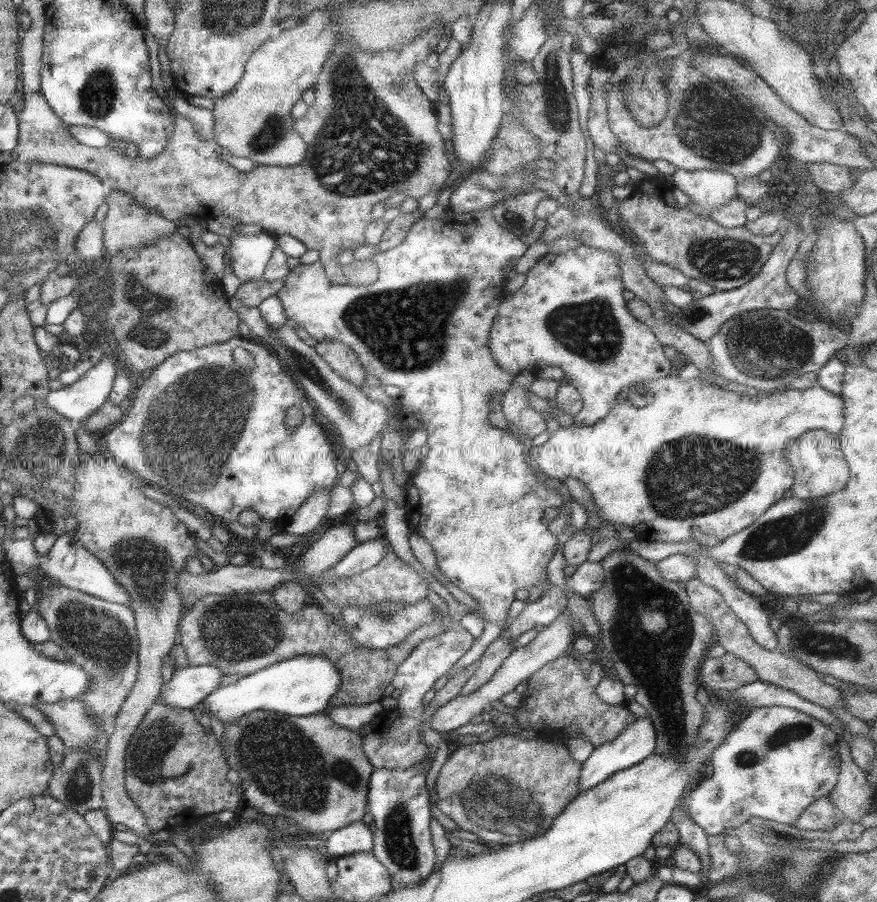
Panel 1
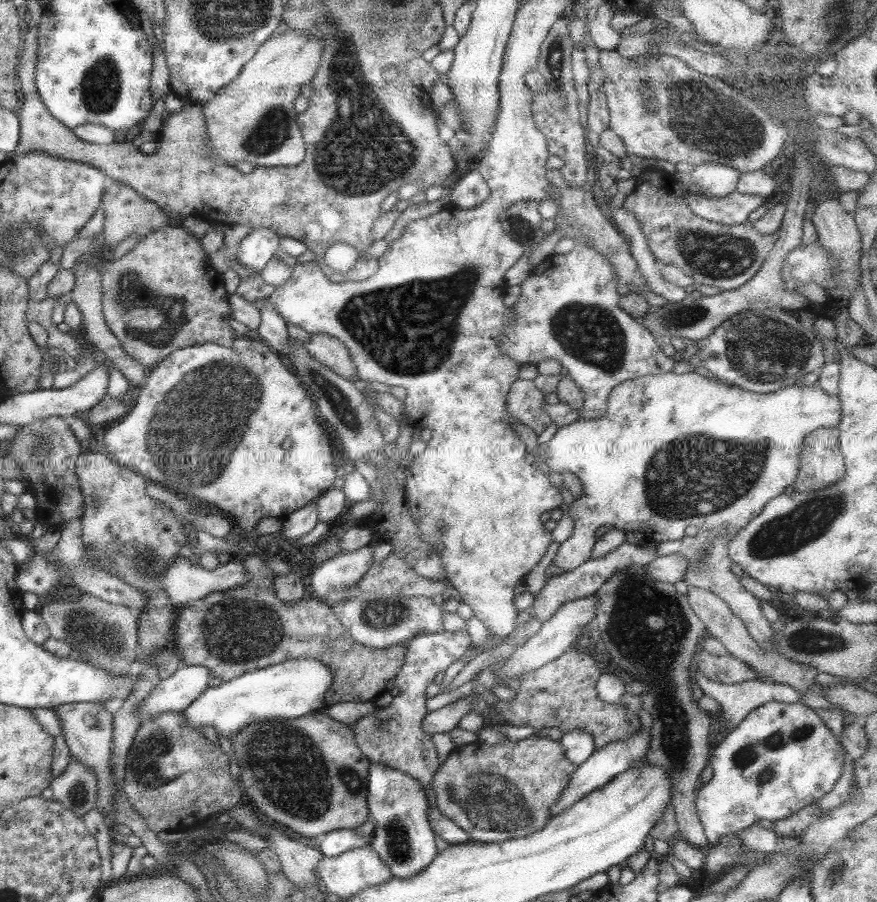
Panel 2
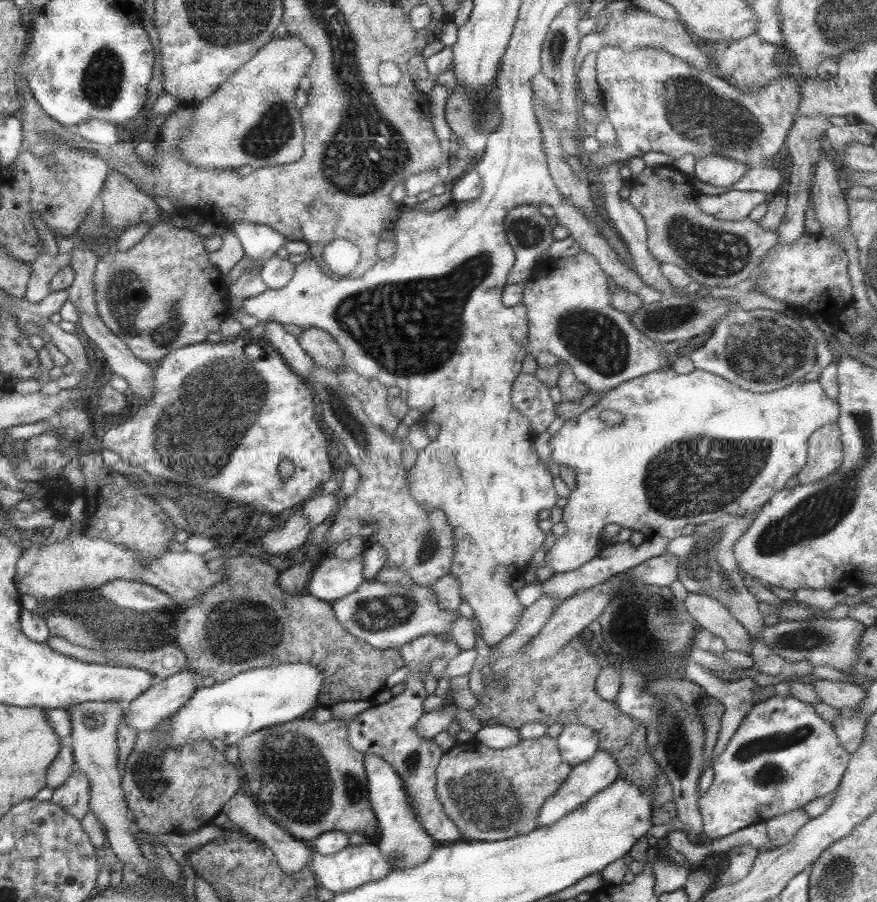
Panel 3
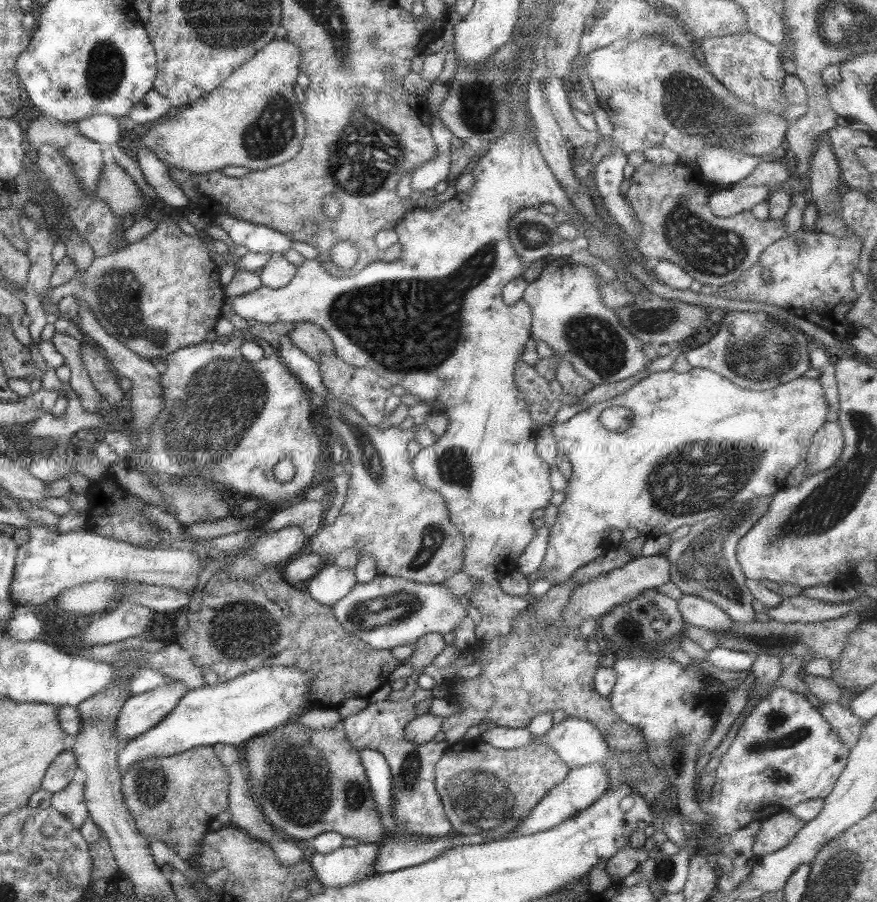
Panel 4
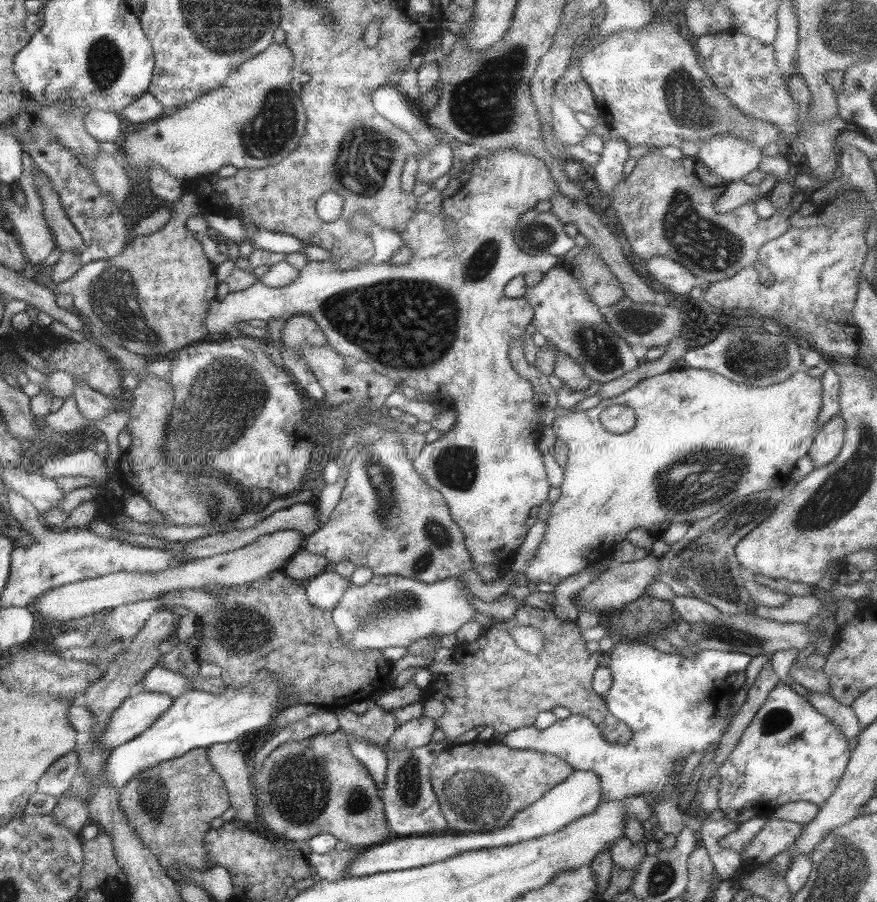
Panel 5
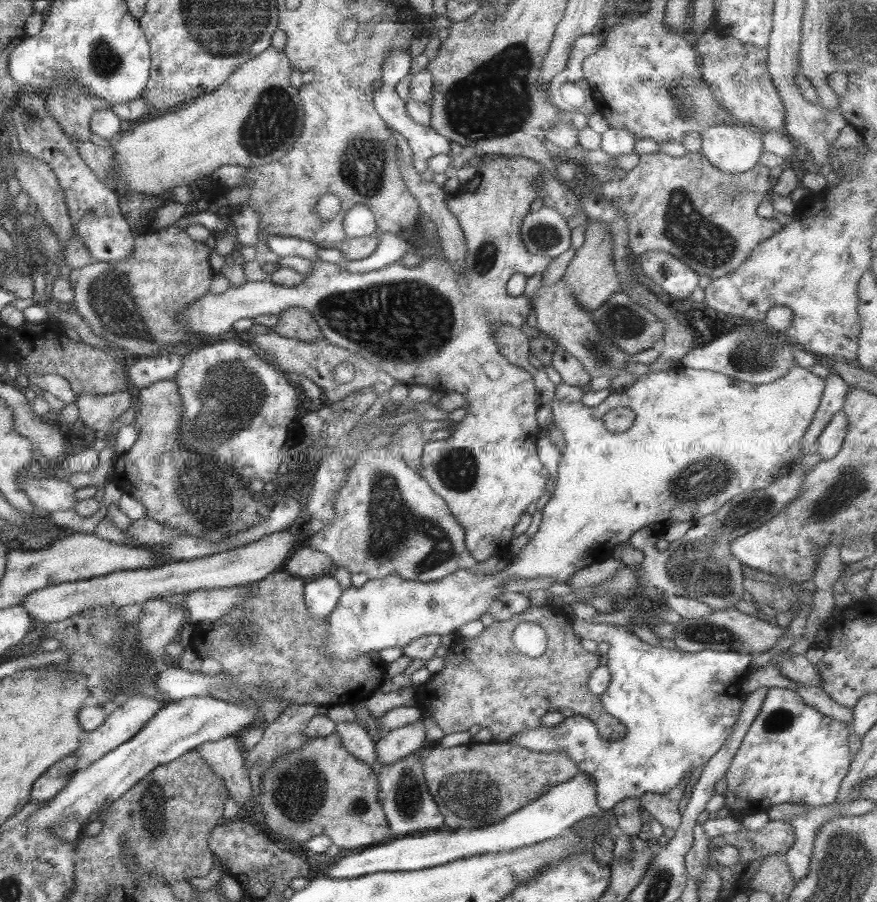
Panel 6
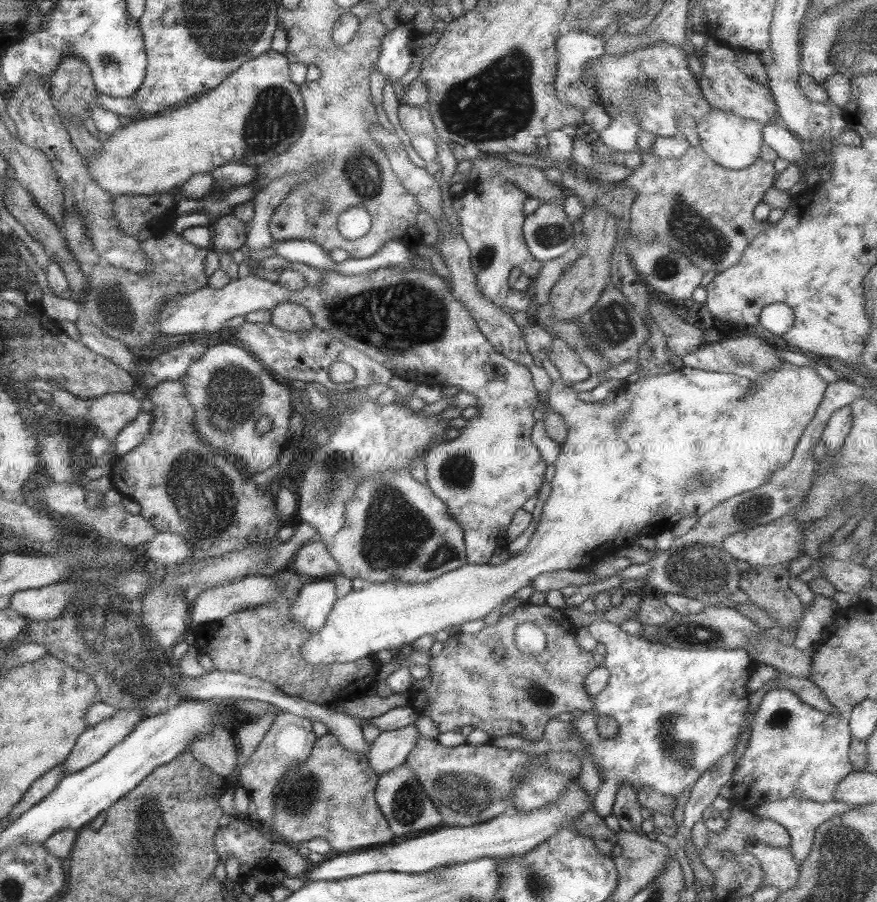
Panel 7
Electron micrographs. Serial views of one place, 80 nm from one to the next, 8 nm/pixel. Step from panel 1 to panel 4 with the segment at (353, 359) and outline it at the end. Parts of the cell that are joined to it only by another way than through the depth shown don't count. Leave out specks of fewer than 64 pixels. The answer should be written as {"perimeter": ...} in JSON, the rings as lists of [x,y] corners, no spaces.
{"perimeter":[[[307,322],[294,324],[294,330],[288,332],[287,336],[297,348],[310,356],[313,361],[318,360],[320,354],[333,351],[330,338],[314,324]]]}

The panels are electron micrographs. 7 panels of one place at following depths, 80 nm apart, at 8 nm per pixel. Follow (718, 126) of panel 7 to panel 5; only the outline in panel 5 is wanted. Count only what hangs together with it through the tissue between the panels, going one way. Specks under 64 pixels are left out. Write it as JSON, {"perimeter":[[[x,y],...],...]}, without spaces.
{"perimeter":[[[714,134],[711,138],[698,143],[698,151],[694,157],[705,165],[705,168],[723,182],[741,181],[742,178],[756,169],[762,159],[761,148],[745,142],[730,134]]]}

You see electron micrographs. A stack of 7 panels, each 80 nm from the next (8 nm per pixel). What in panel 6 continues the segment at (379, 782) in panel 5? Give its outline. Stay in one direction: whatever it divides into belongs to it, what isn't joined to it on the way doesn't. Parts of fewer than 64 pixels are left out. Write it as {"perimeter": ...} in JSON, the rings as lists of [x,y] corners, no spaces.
{"perimeter":[[[335,722],[335,725],[335,733],[340,736],[345,750],[363,764],[368,764],[377,773],[381,766],[376,761],[373,736],[369,735],[363,725],[359,723],[340,722],[336,724]]]}

